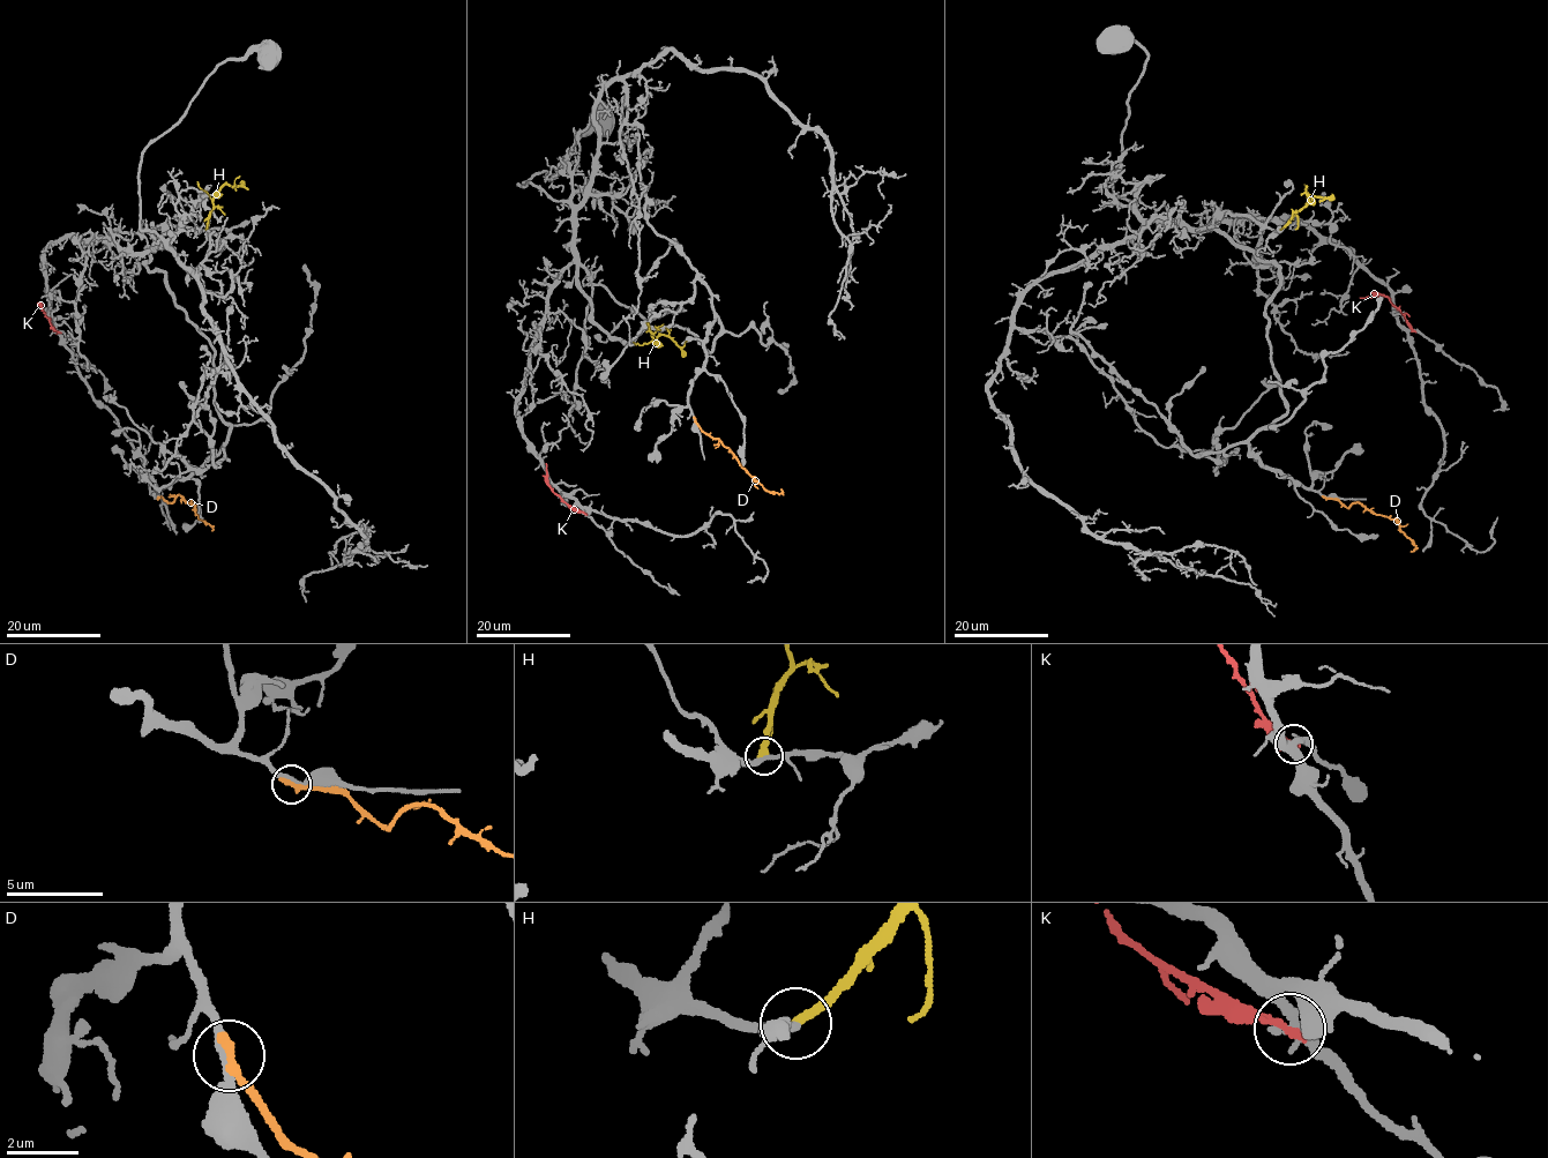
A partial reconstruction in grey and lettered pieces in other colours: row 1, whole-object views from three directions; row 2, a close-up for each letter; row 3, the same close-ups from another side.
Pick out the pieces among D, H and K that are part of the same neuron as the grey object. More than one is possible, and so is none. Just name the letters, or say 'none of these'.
H

